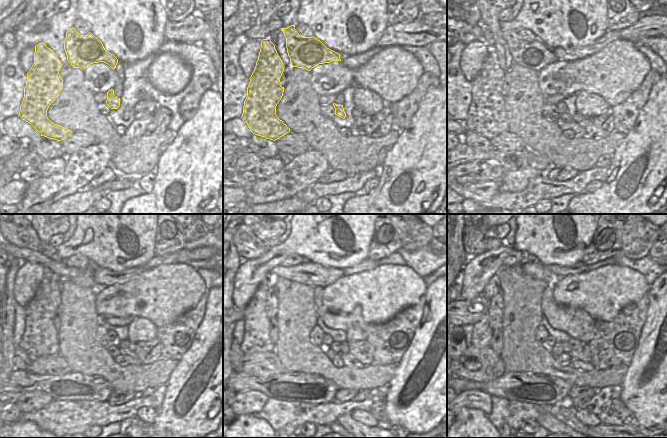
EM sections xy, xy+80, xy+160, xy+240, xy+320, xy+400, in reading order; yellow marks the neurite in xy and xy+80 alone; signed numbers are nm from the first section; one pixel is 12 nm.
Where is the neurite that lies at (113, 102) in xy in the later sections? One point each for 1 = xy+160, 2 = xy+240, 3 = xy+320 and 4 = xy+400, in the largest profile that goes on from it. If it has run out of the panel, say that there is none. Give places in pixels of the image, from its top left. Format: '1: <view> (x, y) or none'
1: xy+160 (564, 116)
2: xy+240 (130, 356)
3: xy+320 (349, 361)
4: xy+400 (577, 364)

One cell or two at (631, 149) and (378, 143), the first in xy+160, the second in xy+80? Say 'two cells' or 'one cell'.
two cells

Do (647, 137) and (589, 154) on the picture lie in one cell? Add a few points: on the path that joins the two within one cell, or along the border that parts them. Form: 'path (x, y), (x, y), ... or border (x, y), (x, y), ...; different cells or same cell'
border (626, 135), (612, 155); different cells

